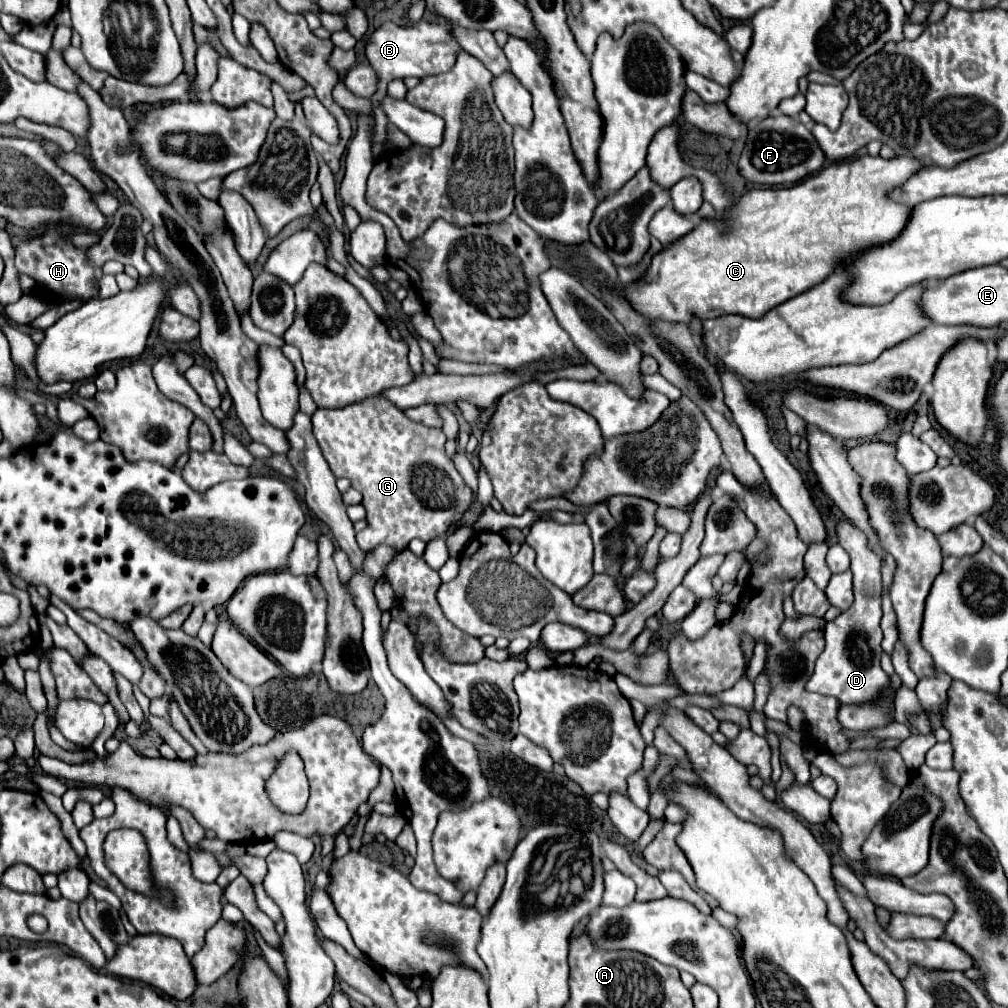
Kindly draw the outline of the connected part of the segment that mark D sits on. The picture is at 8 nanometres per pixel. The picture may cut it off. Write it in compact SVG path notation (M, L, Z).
M837 521L837 537L839 545L851 557L851 573L853 573L853 591L855 603L843 611L839 617L825 625L825 651L815 663L815 671L807 683L807 691L815 691L821 695L833 695L841 703L865 703L873 701L881 689L889 687L889 677L879 665L881 657L881 557L869 549L869 539L861 529L857 529L851 521Z

